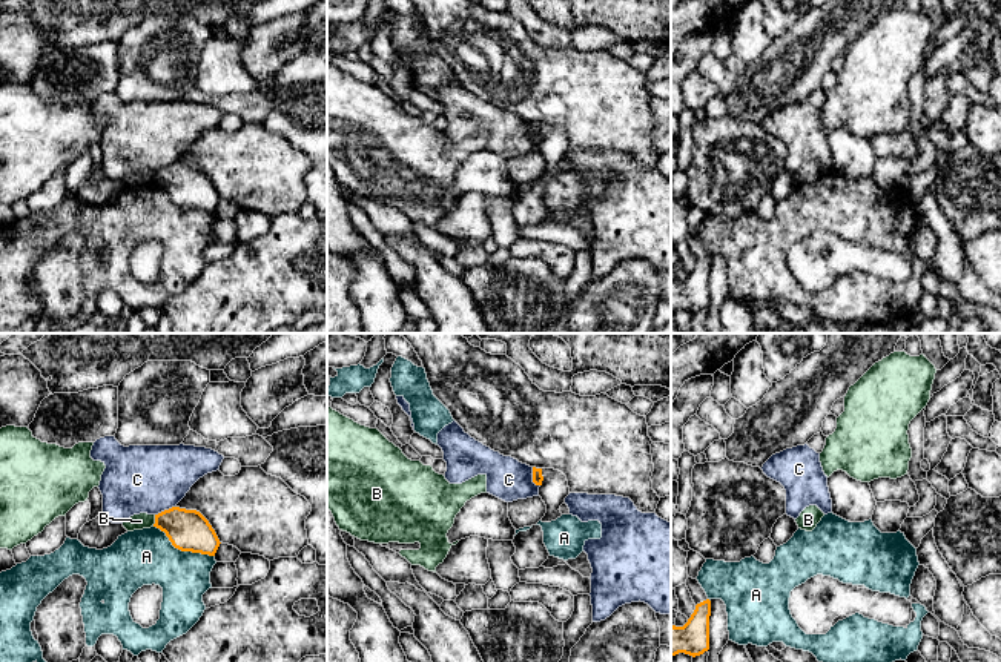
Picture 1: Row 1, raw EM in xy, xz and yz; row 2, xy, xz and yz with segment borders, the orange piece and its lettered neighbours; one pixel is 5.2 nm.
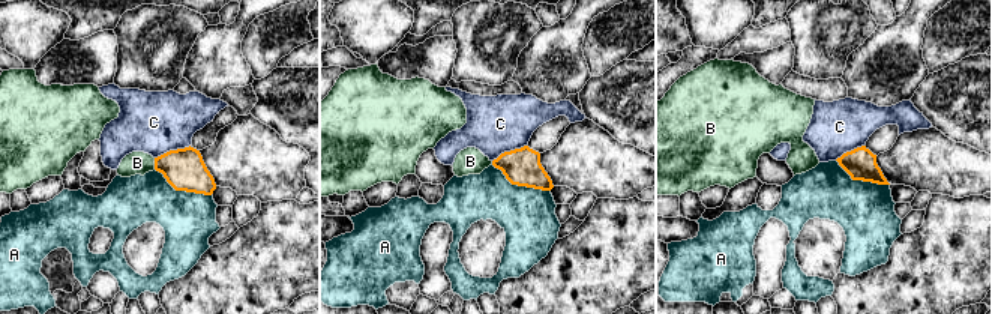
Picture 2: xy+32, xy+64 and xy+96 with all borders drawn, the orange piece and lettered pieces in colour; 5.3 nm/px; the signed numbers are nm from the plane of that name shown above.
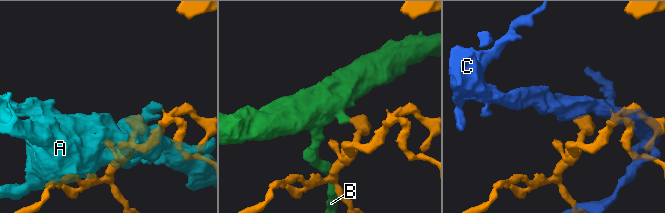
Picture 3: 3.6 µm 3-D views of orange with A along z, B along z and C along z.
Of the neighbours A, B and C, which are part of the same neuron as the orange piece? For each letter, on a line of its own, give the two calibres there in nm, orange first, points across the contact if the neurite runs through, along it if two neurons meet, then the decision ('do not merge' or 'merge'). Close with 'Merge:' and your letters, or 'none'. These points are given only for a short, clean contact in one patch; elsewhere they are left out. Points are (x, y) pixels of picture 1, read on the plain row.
A: 220/300 nm | do not merge
B: 220/80 nm | along xy (155, 171), (152, 182) | do not merge
C: 60/220 nm | do not merge
Merge: none

